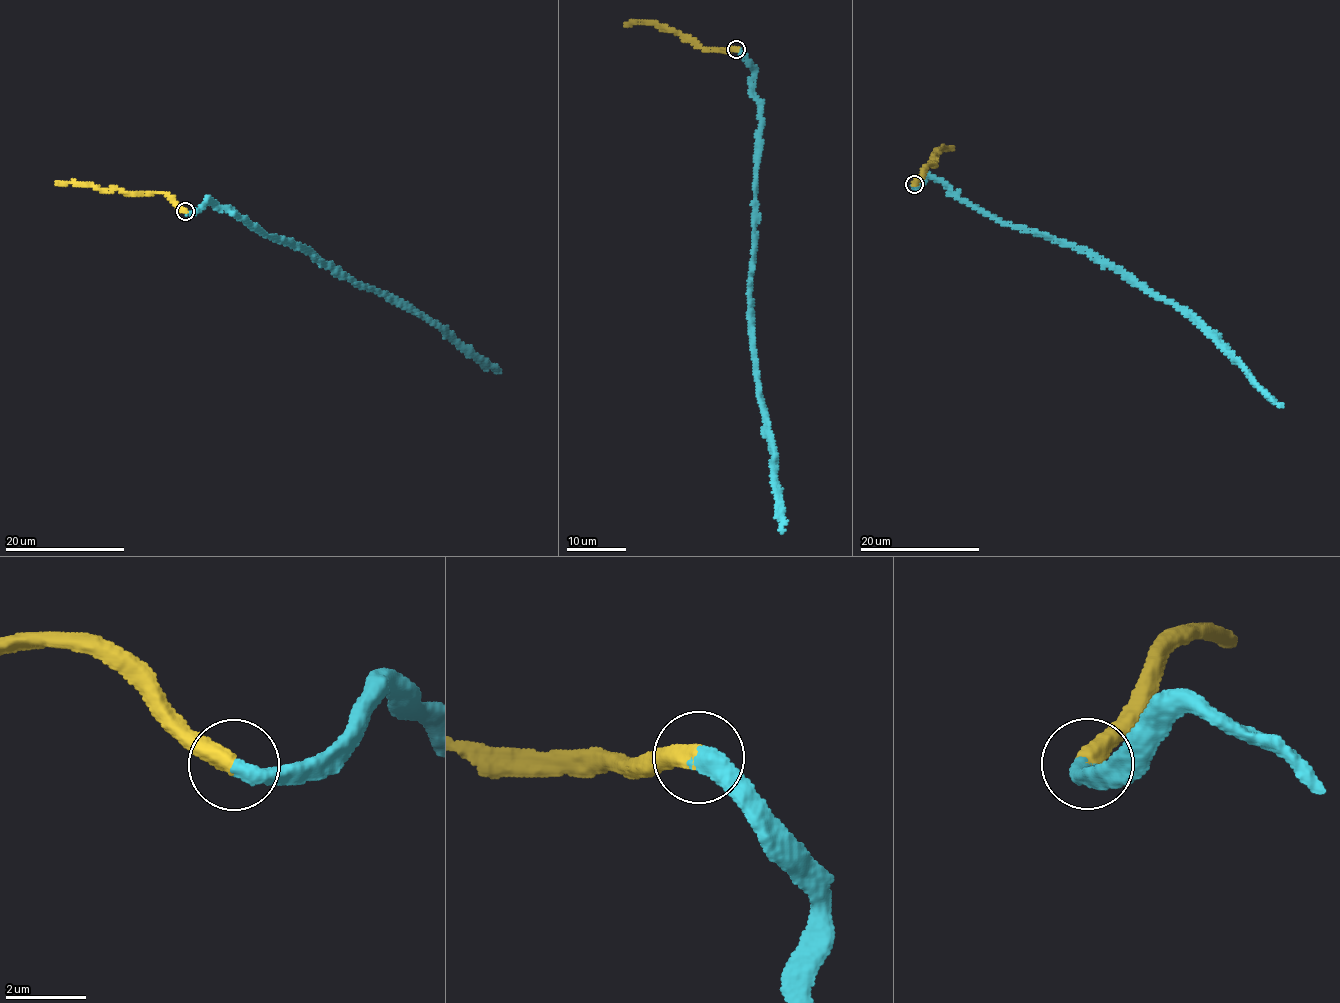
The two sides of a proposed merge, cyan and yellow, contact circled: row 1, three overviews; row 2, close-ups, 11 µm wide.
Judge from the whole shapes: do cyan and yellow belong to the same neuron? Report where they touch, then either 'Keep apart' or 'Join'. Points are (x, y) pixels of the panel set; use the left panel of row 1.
Place: (185, 211). Join

